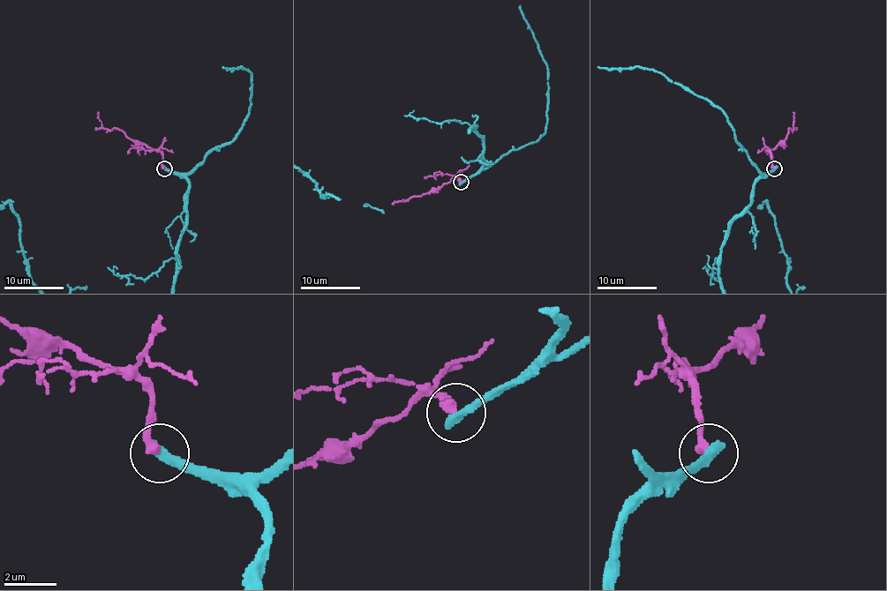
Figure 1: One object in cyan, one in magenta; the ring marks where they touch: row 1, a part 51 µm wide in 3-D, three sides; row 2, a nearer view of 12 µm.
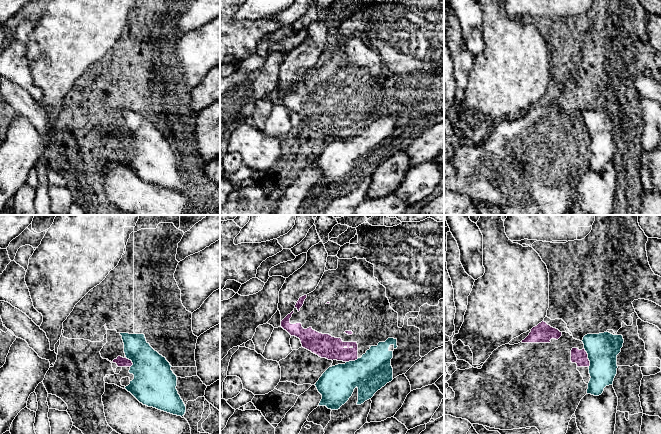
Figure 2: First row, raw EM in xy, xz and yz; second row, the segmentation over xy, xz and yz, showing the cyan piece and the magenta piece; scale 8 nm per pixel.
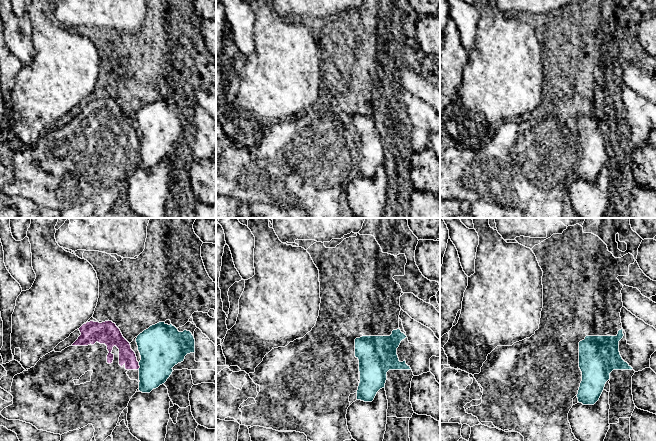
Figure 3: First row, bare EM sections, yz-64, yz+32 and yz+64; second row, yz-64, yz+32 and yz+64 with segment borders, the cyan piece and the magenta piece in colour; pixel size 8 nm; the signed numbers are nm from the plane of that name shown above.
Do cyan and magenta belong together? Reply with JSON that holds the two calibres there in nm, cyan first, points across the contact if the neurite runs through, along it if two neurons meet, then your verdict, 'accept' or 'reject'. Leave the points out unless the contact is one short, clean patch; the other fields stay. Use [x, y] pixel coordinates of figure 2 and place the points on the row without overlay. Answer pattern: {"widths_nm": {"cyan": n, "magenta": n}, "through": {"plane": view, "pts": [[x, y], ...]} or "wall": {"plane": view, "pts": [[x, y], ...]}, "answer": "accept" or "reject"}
{"widths_nm": {"cyan": 260, "magenta": 120}, "wall": {"plane": "yz", "pts": [[584, 124], [589, 142]]}, "answer": "reject"}

